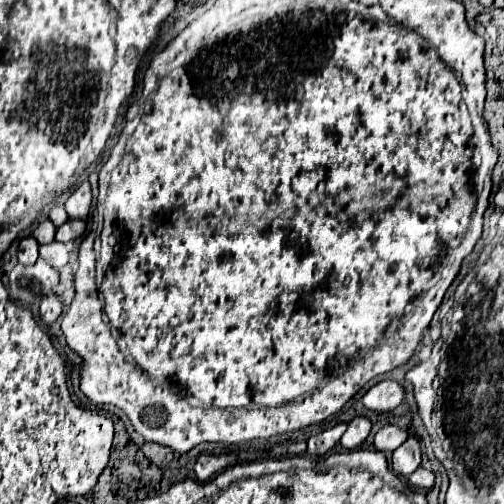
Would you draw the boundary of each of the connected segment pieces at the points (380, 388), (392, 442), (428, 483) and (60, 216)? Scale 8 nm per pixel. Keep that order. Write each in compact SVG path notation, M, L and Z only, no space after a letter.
M383 380L365 392L363 404L367 410L385 414L395 410L403 402L403 396L405 392L401 384L397 384L395 380Z
M387 424L375 434L375 448L381 450L381 452L393 452L407 440L407 436L409 434L403 432L401 428L397 428L393 424Z
M417 468L411 476L409 476L409 482L415 486L415 488L421 488L421 490L429 490L435 482L435 476L431 470L425 470L425 468Z
M55 204L55 206L49 210L49 218L51 218L51 222L53 222L55 226L61 226L63 222L69 220L69 216L67 216L67 212L65 212L65 208L63 208L61 204Z

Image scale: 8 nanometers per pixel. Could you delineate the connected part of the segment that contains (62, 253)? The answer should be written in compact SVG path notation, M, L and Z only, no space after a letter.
M51 242L51 244L45 244L39 248L39 254L45 262L49 262L51 266L55 266L57 270L61 270L63 266L67 266L67 260L69 260L69 252L65 248L65 244L61 242Z

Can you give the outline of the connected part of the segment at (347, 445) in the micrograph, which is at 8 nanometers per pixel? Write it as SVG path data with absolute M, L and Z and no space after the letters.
M363 416L355 418L349 422L349 428L347 432L341 436L341 446L345 450L355 450L359 444L363 444L363 440L369 436L369 430L371 430L371 422Z

